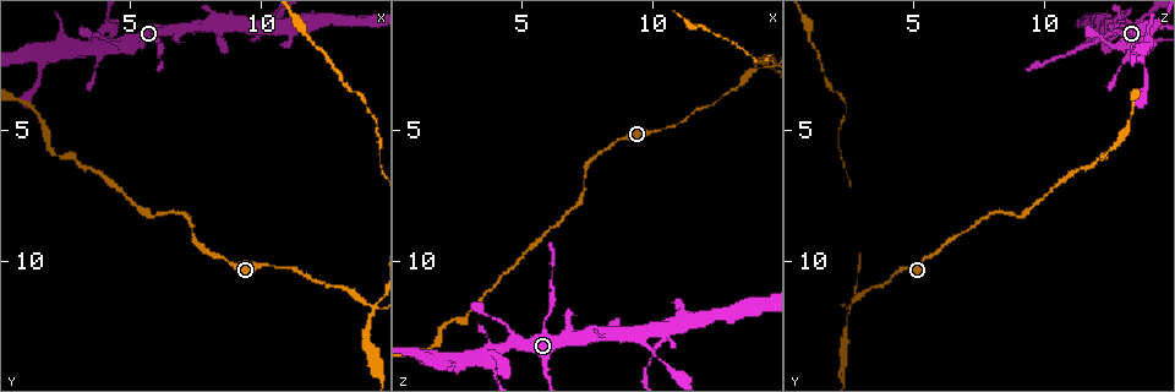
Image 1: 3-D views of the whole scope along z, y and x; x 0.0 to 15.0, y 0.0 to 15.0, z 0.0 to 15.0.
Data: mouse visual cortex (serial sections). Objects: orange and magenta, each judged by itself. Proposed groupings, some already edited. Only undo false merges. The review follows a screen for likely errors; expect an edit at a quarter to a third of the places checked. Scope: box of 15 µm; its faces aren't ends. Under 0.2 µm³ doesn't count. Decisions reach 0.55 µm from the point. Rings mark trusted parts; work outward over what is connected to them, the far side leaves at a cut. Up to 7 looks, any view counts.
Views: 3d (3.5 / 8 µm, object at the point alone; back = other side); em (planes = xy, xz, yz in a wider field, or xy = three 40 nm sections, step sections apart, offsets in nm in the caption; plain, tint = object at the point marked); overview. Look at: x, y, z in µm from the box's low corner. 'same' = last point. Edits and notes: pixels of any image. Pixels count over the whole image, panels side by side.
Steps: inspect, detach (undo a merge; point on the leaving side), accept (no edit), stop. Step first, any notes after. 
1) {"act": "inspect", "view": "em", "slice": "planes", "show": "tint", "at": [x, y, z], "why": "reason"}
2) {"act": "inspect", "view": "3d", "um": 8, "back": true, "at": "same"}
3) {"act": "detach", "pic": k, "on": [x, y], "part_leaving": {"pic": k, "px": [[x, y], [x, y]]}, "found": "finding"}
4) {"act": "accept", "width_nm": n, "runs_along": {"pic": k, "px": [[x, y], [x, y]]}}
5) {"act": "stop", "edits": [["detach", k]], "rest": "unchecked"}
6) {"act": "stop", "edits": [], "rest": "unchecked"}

{"act": "inspect", "view": "3d", "um": 3.5, "at": [3.5, 1.9, 13.6], "why": "calibre changes"}

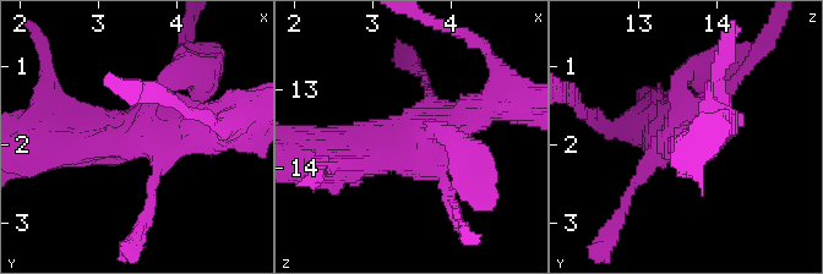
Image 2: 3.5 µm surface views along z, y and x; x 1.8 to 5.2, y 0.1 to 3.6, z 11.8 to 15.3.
{"act": "inspect", "view": "em", "slice": "planes", "show": "tint", "at": [3.55, 1.90, 13.60]}

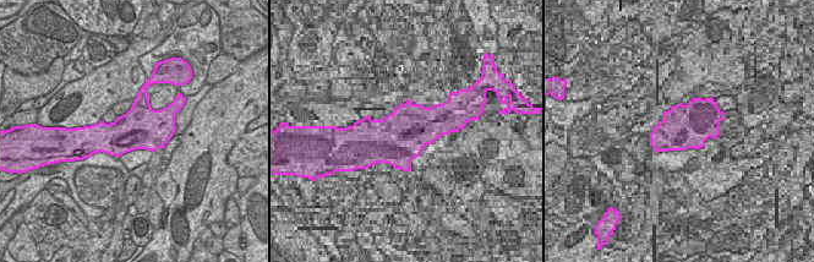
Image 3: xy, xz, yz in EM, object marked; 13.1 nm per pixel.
{"act": "accept", "found": "continuous, no second cell"}

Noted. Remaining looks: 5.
{"act": "inspect", "view": "3d", "um": 3.5, "at": [10.4, 1.0, 12.7], "why": "a fork"}

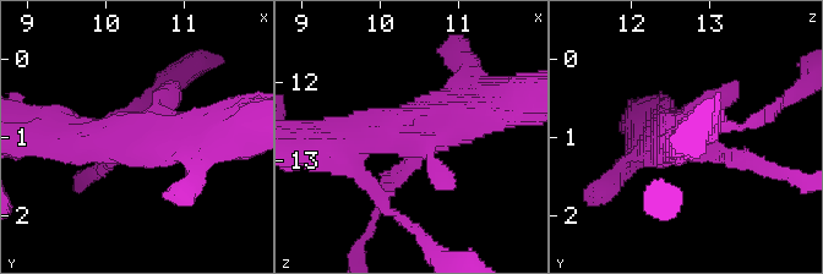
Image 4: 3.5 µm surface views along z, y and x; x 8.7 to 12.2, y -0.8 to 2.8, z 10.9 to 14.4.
{"act": "inspect", "view": "em", "slice": "planes", "show": "tint", "at": [10.40, 1.00, 12.80]}

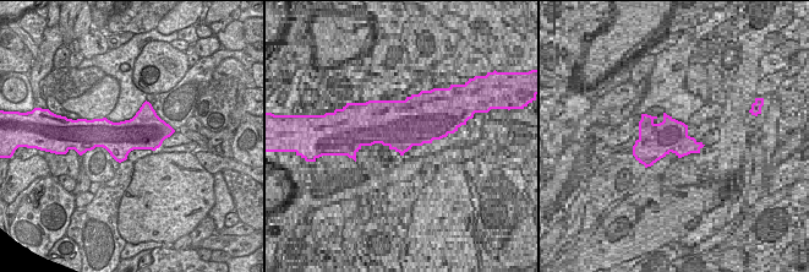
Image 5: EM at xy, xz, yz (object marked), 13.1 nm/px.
{"act": "inspect", "view": "em", "slice": "xy", "step": 5, "show": "tint", "at": "same", "why": "cut it another way"}

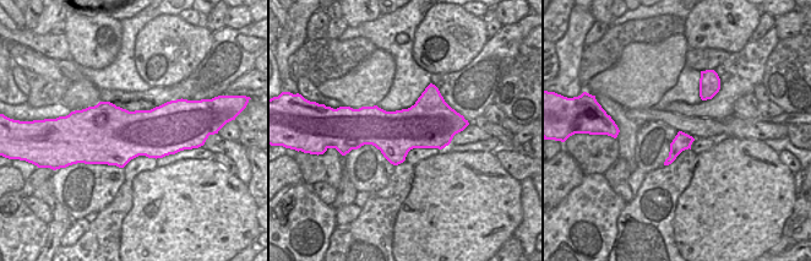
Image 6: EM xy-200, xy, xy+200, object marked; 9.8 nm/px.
{"act": "accept", "runs_along": {"pic": 4, "px": [[323, 140], [485, 115]]}, "found": "continuous, no second cell"}

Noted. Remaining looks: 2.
{"act": "inspect", "view": "3d", "um": 3.5, "back": true, "at": [14.3, 11.8, 2.6]}

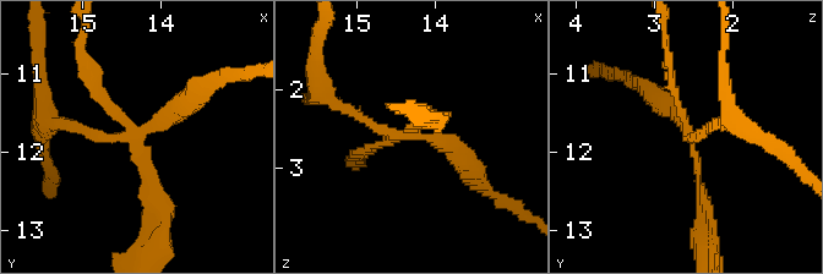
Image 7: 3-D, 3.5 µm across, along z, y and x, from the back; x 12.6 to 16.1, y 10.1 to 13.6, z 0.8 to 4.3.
{"act": "inspect", "view": "em", "slice": "xy", "step": 5, "show": "tint", "at": [14.25, 11.80, 2.60], "arms": 4, "arm_widths_nm": [100, 150, 150, 300]}

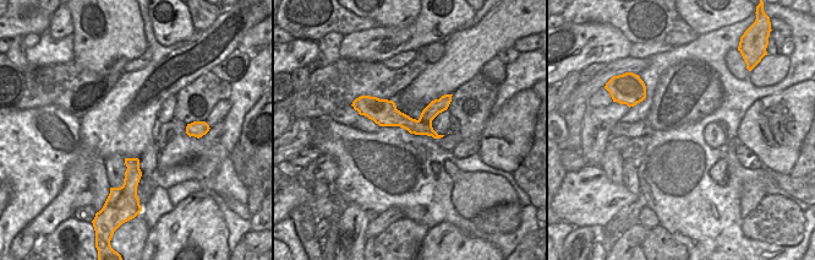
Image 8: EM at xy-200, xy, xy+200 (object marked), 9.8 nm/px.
{"act": "detach", "pic": 7, "on": [102, 98], "part_leaving": {"pic": 7, "px": [[146, 131], [157, 240]]}, "found": "a second cell is stuck on"}

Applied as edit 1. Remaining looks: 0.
{"act": "stop", "edits": [["detach", 7]], "rest": "unchecked"}

